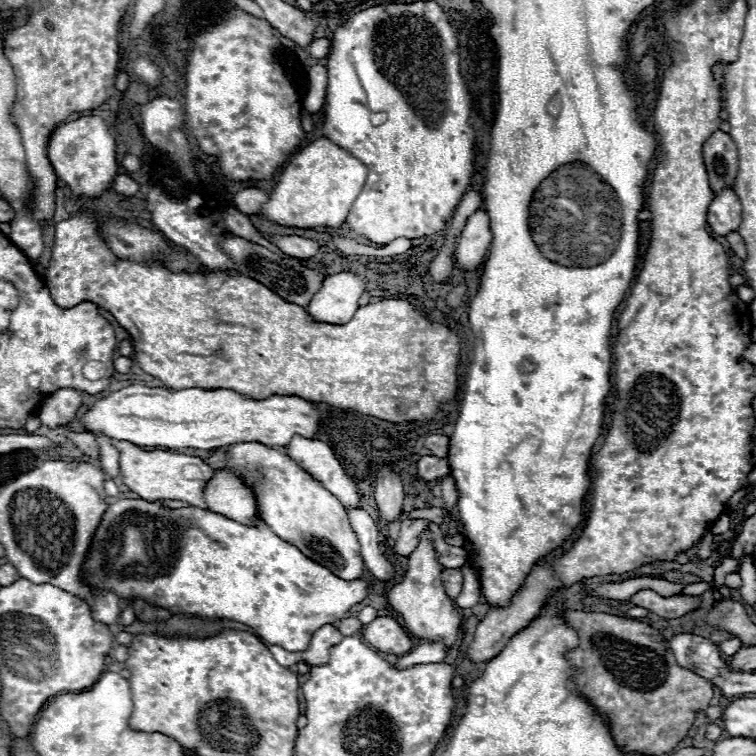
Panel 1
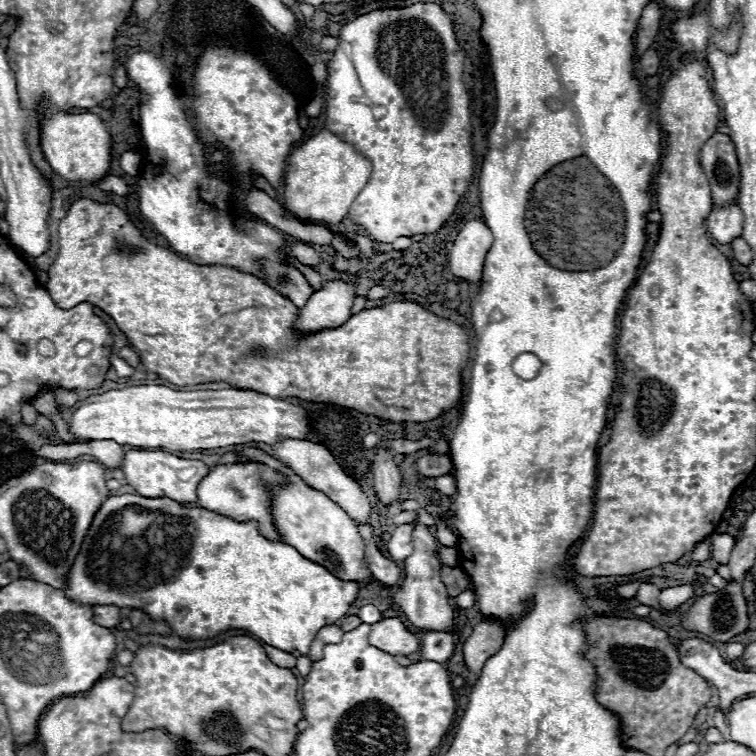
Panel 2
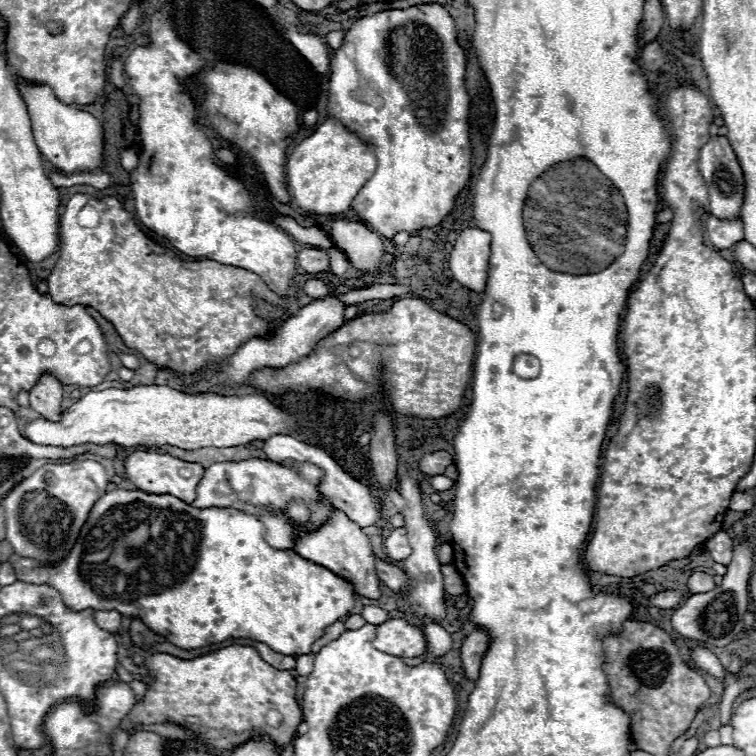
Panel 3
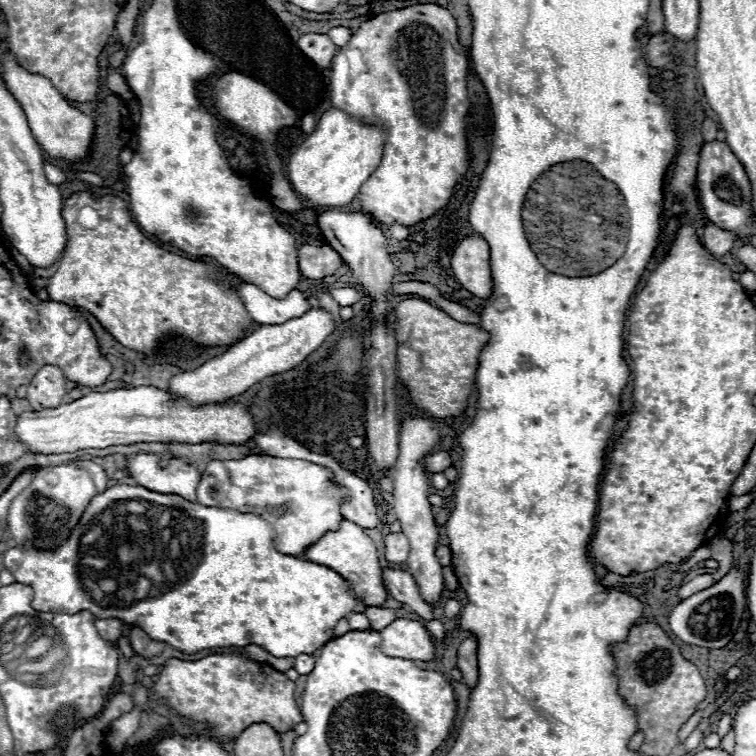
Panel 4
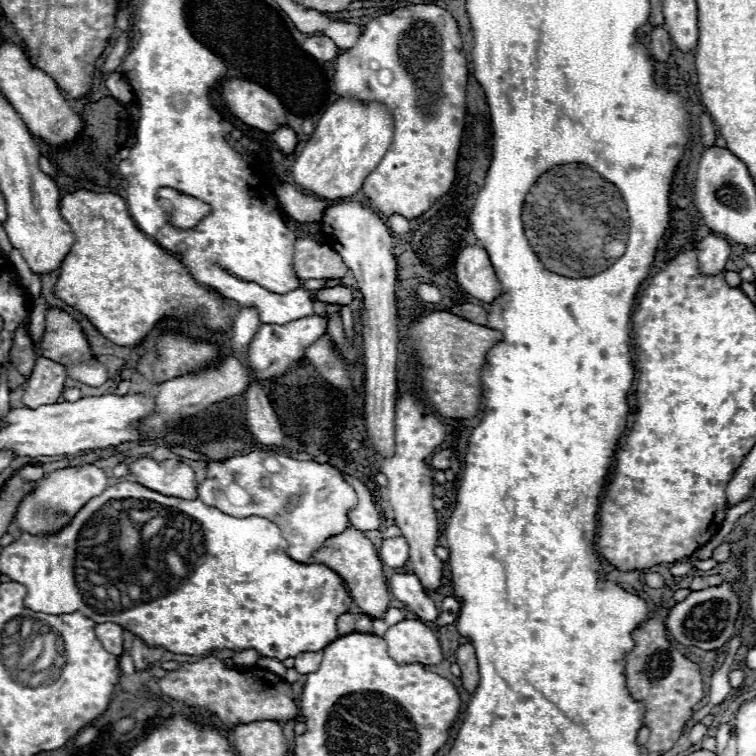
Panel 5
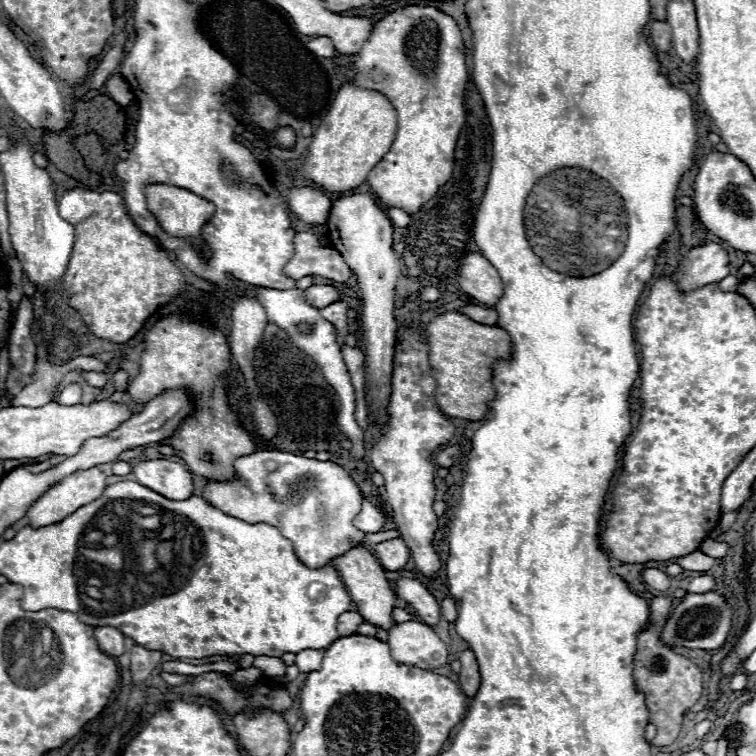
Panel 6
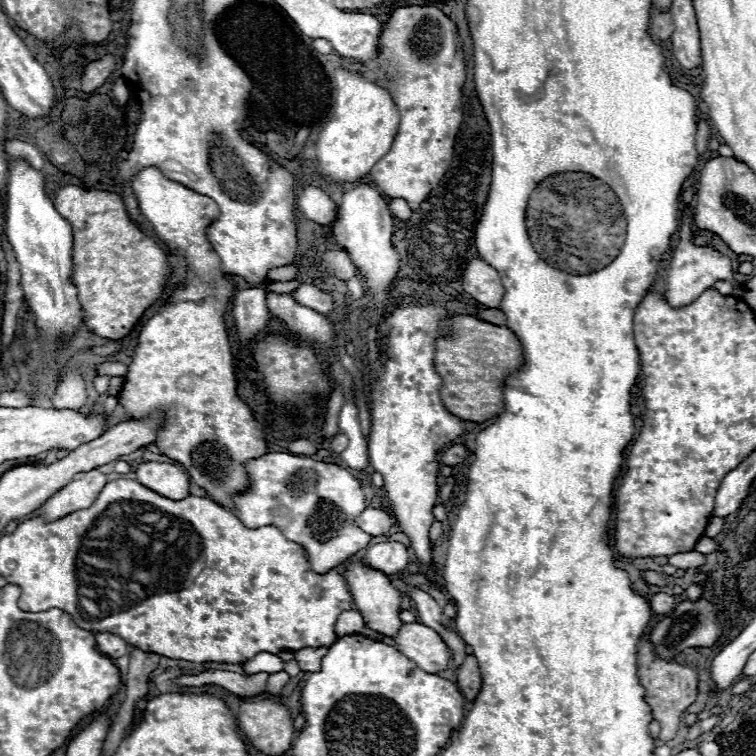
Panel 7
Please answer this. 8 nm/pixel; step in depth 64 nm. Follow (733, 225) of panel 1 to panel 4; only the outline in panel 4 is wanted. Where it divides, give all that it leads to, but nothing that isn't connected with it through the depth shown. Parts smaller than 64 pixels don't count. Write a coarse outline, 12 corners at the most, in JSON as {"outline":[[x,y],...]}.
{"outline":[[714,224],[704,230],[702,246],[720,260],[732,250],[732,232]]}

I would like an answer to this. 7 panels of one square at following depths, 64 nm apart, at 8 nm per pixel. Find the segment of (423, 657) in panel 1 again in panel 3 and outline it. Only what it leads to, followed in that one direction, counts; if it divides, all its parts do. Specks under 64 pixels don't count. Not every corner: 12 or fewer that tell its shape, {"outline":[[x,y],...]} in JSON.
{"outline":[[422,622],[428,650],[442,656],[452,648],[450,634],[436,622]]}

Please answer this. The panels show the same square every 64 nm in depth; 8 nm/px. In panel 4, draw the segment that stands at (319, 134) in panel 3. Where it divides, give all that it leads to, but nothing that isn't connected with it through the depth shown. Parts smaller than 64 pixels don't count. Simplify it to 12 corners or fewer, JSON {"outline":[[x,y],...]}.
{"outline":[[328,108],[288,160],[316,208],[354,200],[384,128]]}

